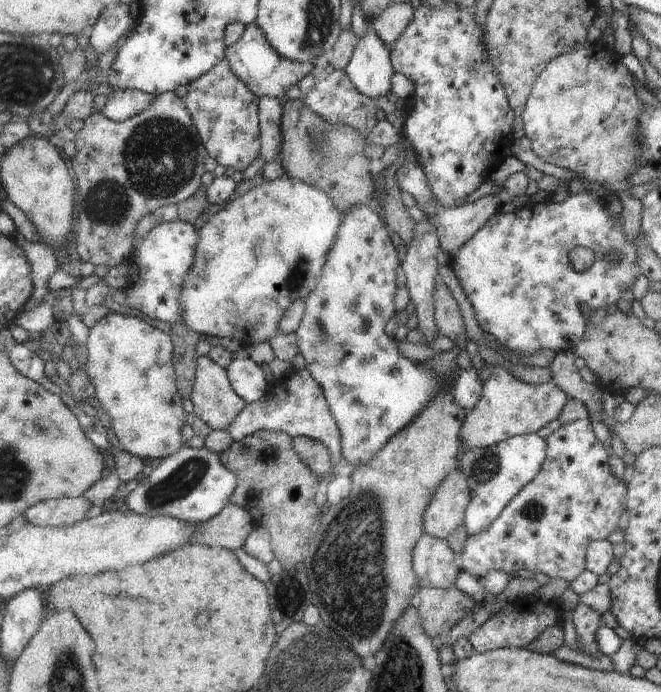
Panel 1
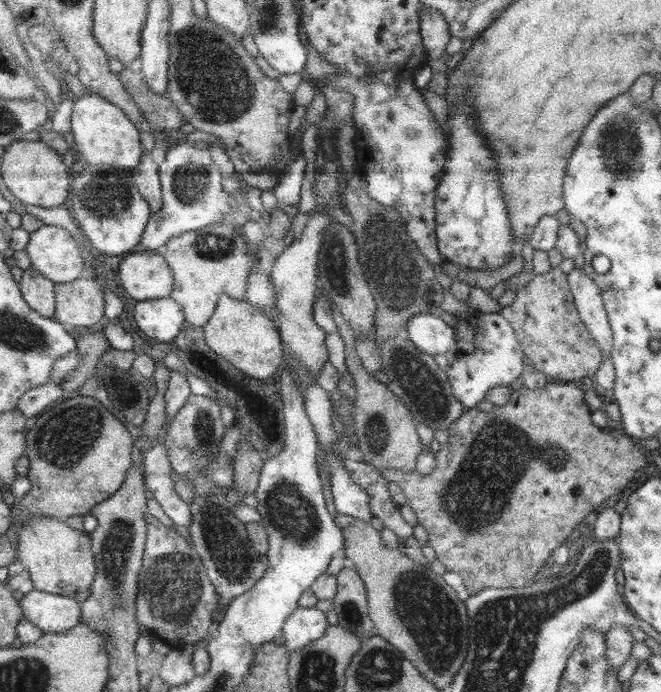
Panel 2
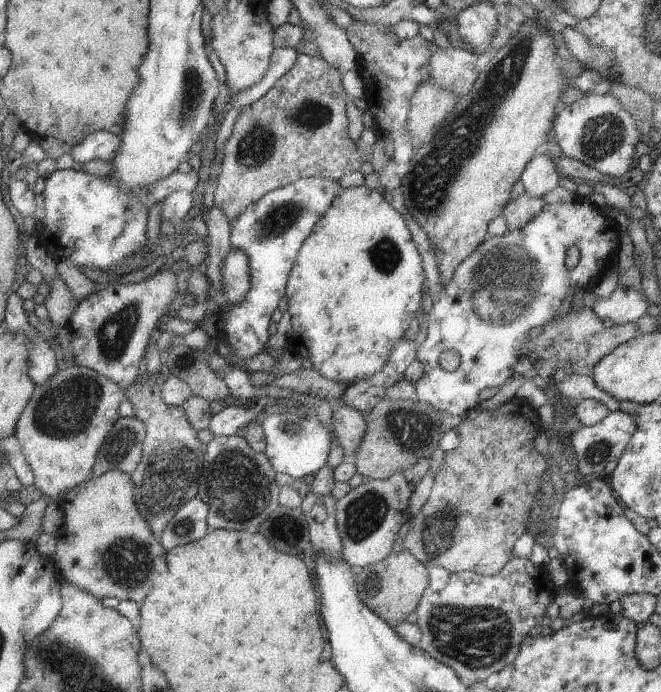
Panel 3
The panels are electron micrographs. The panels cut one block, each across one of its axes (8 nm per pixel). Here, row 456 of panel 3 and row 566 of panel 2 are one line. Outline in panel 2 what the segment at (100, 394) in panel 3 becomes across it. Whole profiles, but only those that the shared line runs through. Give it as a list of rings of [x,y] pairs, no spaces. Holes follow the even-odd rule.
[[[52,516],[18,520],[19,560],[27,567],[36,590],[67,596],[79,602],[91,597],[97,563],[89,533],[67,526]]]

